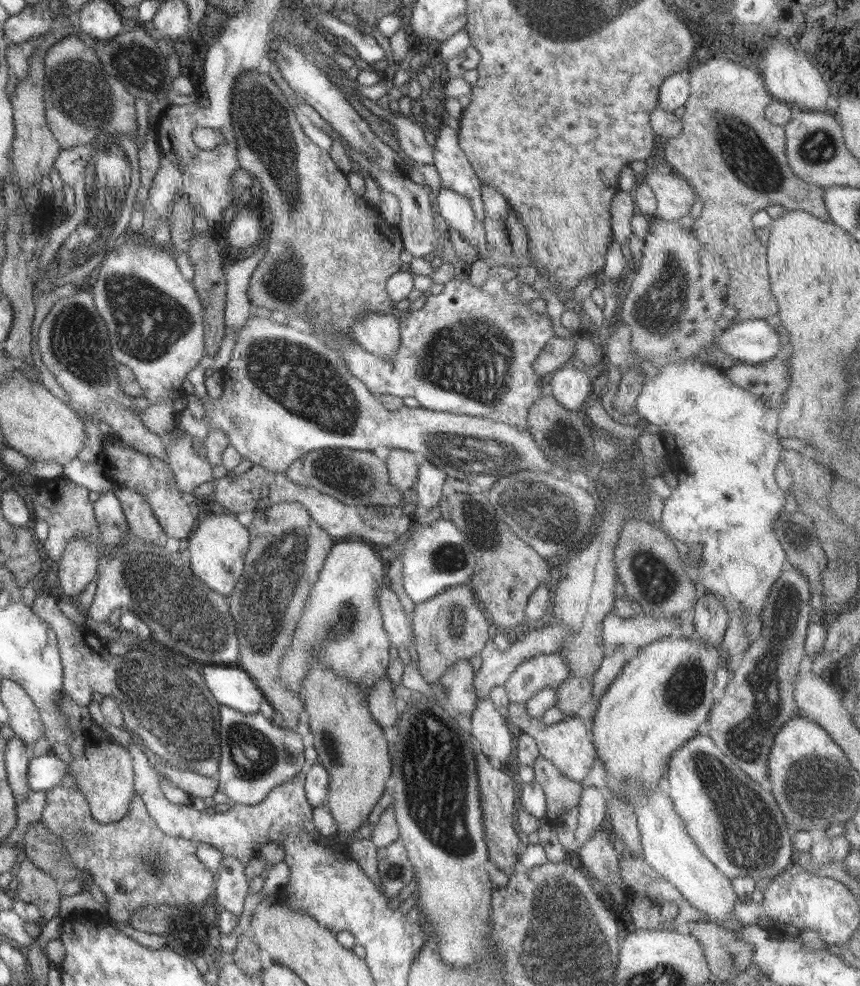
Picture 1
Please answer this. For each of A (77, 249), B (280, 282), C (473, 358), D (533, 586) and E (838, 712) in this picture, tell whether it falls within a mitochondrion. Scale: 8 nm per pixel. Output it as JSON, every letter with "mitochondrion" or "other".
{"A":"mitochondrion","B":"mitochondrion","C":"mitochondrion","D":"other","E":"other"}

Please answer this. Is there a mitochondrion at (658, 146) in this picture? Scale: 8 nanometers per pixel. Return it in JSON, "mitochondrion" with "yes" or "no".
{"mitochondrion":"no"}

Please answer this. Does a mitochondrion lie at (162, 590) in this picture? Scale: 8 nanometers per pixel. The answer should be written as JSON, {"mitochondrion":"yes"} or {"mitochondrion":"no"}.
{"mitochondrion":"yes"}

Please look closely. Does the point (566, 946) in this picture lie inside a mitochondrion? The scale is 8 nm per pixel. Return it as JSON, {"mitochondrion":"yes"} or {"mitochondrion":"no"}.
{"mitochondrion":"yes"}

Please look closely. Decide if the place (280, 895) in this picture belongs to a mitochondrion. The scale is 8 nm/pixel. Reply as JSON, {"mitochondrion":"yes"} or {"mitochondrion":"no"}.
{"mitochondrion":"no"}

